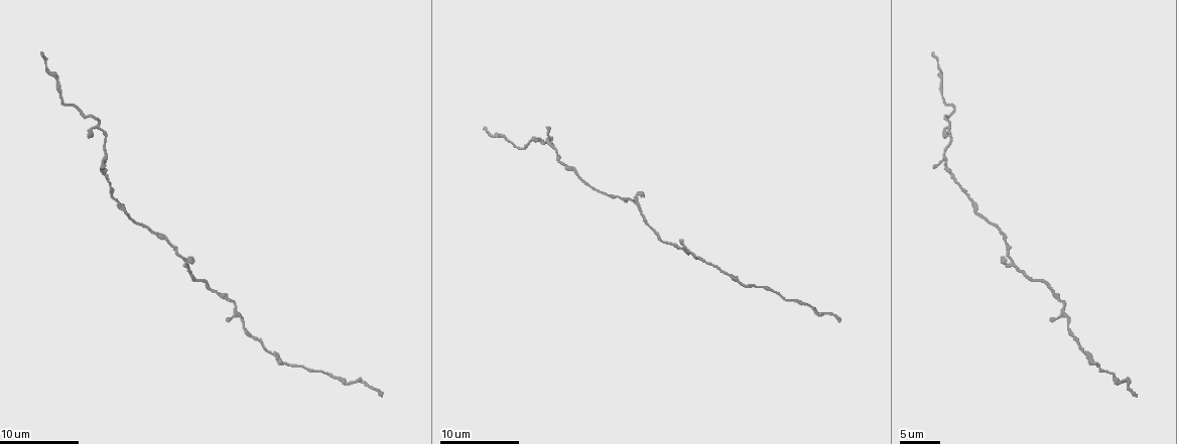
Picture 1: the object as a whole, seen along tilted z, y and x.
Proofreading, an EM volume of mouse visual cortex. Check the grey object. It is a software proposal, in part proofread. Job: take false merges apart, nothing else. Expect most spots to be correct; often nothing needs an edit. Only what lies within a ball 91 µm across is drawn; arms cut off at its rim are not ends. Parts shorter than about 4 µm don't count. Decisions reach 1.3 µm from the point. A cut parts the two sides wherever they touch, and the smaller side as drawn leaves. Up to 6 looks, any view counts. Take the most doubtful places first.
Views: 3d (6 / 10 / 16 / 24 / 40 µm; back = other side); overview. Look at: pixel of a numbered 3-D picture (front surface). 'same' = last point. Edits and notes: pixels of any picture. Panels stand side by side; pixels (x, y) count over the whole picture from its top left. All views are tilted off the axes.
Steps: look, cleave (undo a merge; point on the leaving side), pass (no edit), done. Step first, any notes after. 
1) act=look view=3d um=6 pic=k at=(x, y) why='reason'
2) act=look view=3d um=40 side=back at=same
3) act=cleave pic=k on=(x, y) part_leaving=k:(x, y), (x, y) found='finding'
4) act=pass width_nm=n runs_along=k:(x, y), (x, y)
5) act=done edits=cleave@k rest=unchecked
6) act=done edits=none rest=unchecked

act=look view=3d um=6 pic=1 at=(1011, 259)

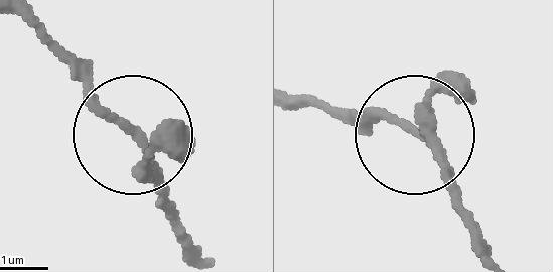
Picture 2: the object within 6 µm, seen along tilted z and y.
act=pass runs_along=2:(128, 128), (55, 55) found='all the same neuron'

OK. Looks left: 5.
act=look view=3d um=10 pic=1 at=(945, 161) why='thin arm on a thick one'

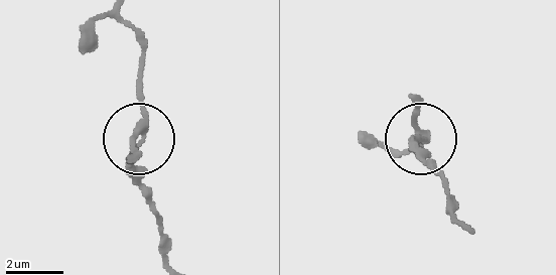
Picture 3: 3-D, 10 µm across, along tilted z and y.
act=look view=3d um=6 pic=3 at=(139, 136)

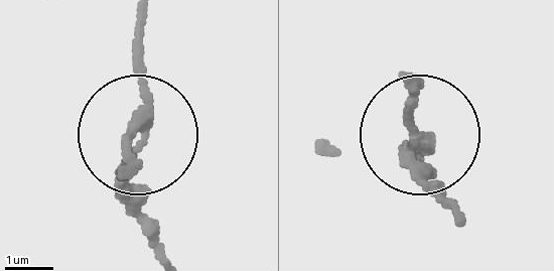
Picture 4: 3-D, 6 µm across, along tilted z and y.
act=pass arms=3 runs_along=4:(159, 248), (132, 187), (136, 11) found='all the same neuron'

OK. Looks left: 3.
act=look view=3d um=10 pic=1 at=(1120, 383) why='a narrow waist'

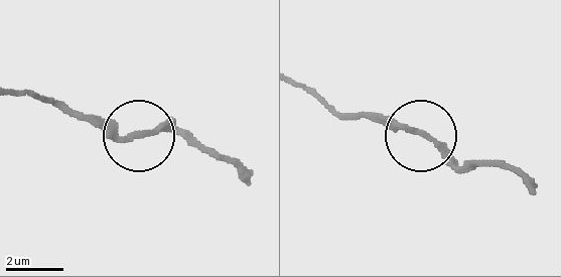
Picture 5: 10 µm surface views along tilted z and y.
act=pass width_nm=180 runs_along=5:(16, 93), (101, 117), (130, 136), (191, 136) found='one neuron here'

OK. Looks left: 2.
act=done edits=none rest=unchecked

